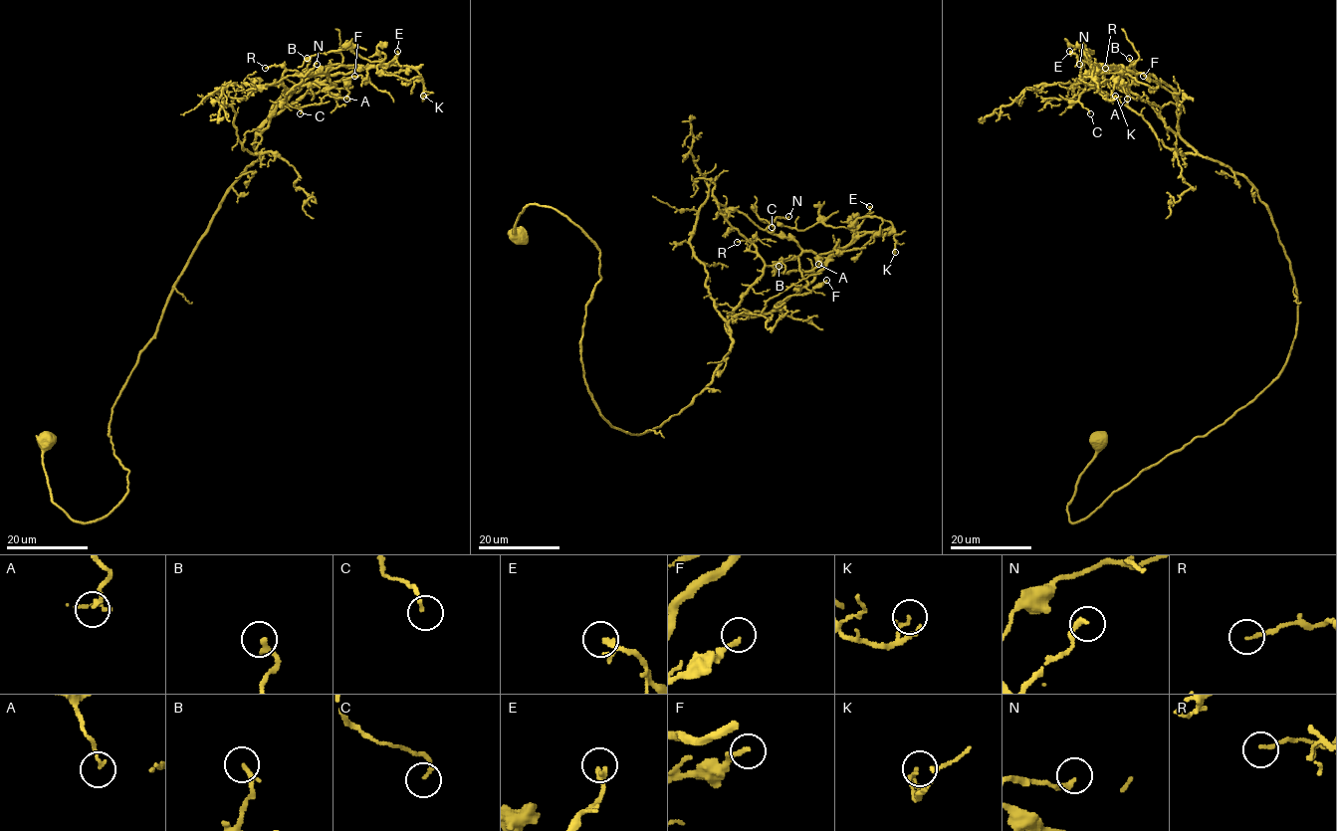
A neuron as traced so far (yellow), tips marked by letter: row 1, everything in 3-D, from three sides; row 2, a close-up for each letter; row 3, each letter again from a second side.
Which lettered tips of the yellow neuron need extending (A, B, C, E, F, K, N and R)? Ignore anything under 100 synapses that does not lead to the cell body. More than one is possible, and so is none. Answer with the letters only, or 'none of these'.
none of these

